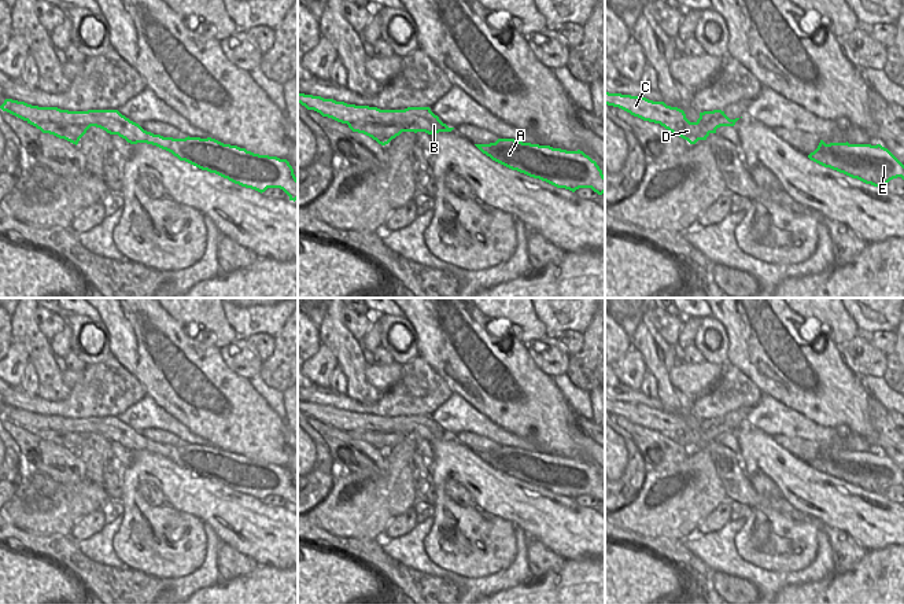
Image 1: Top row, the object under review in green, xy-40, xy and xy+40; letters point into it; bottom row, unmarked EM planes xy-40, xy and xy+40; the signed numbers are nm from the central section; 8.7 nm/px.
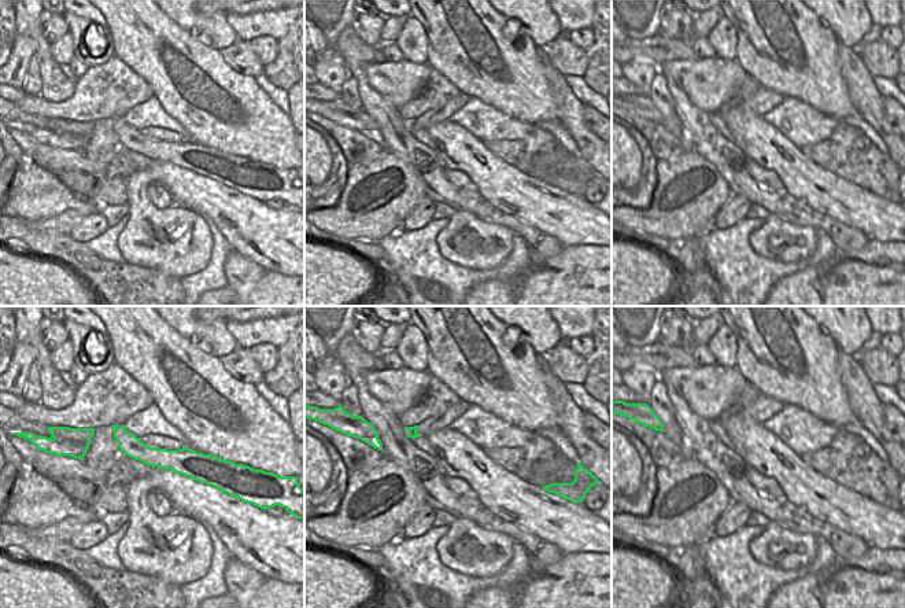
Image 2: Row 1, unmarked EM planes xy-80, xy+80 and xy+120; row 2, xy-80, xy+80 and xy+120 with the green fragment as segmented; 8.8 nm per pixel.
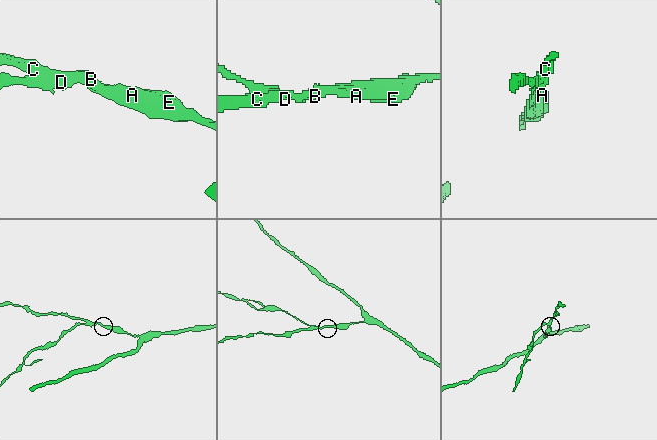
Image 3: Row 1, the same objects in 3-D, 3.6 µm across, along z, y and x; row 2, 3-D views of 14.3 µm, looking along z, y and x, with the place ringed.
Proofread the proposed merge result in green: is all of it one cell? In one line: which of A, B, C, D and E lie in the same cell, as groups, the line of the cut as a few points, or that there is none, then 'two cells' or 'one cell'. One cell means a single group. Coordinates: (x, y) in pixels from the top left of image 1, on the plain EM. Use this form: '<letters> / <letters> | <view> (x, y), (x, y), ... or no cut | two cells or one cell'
A B C E / D | xy-40 (28, 427), (72, 430), (89, 434) | two cells

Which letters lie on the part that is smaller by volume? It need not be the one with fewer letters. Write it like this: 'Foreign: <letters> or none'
Foreign: D

